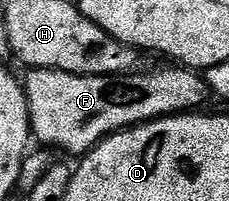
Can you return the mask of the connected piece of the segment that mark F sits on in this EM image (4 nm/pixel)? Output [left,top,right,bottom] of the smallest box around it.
[24,64,211,155]

